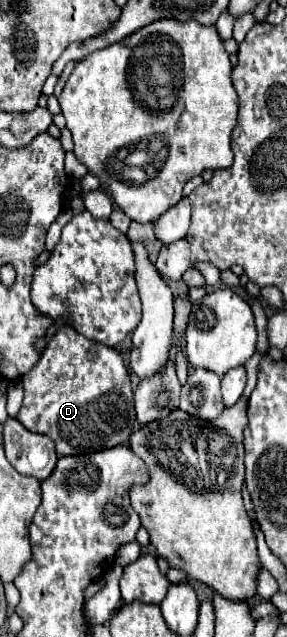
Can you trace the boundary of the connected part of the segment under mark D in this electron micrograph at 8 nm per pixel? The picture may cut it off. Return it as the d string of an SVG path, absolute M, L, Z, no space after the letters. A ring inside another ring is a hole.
M59 327L57 333L49 339L37 365L21 377L21 383L25 389L25 397L17 419L29 431L49 435L55 443L57 455L83 455L129 441L129 435L135 427L133 389L125 363L113 347L95 343L77 333L73 327Z

